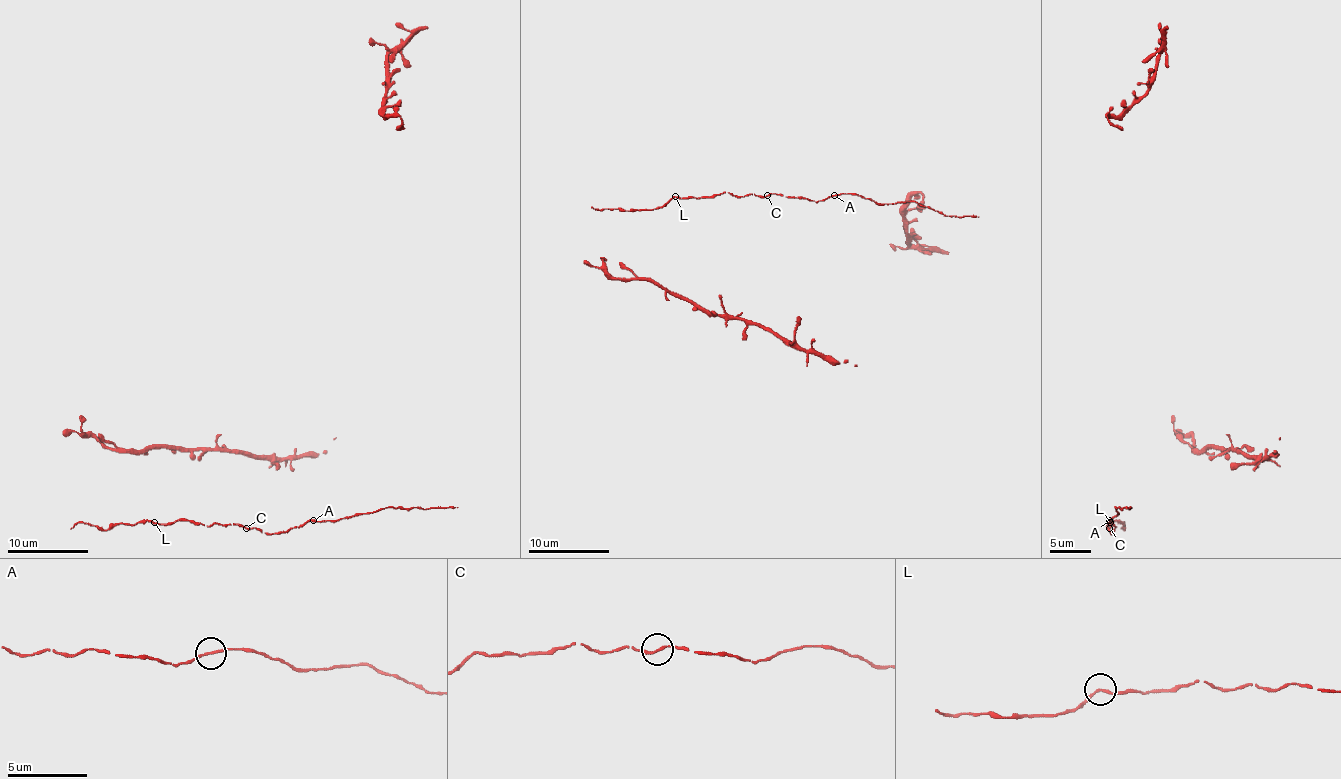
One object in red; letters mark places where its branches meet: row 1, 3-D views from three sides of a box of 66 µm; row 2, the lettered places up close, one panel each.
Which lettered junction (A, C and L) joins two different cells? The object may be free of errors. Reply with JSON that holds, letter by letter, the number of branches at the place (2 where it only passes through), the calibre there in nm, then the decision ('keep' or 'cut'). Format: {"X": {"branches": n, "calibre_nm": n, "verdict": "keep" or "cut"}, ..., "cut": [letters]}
{"A": {"branches": 2, "calibre_nm": 150, "verdict": "keep"}, "C": {"branches": 2, "calibre_nm": 140, "verdict": "keep"}, "L": {"branches": 2, "calibre_nm": 140, "verdict": "keep"}, "cut": []}

